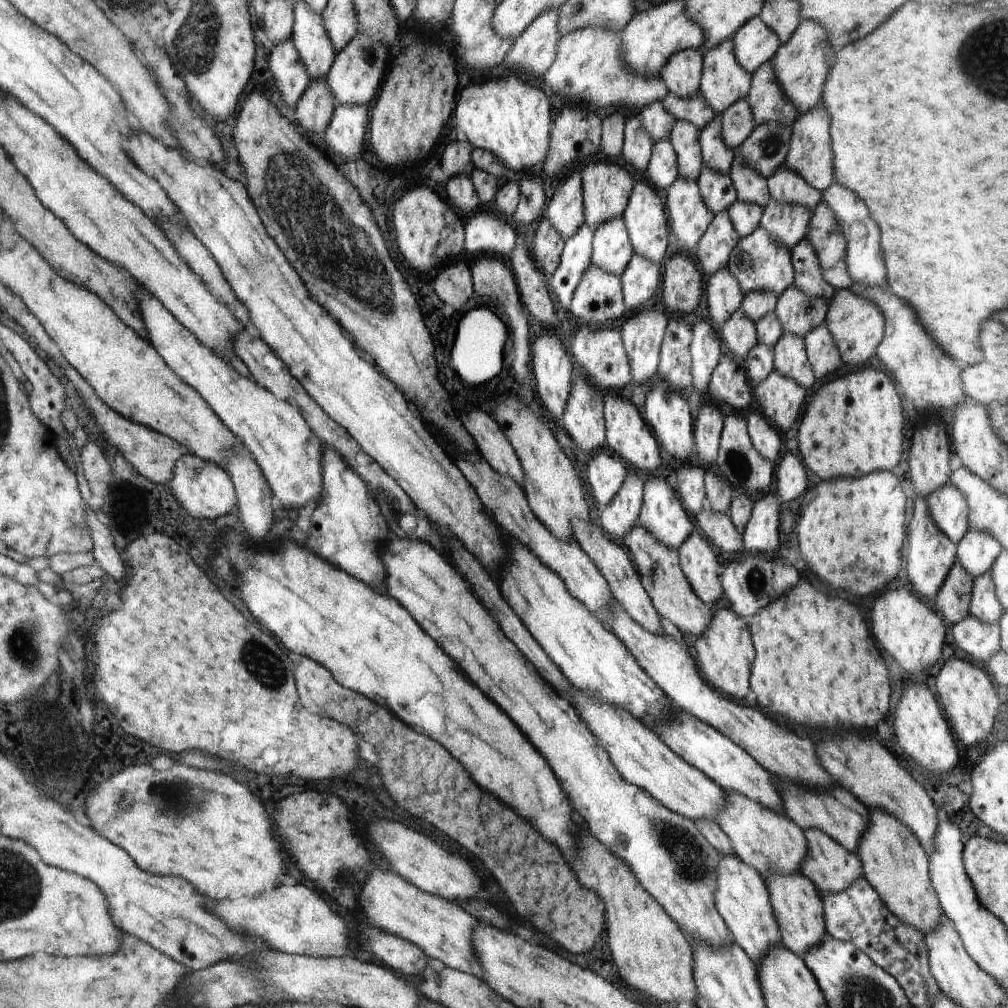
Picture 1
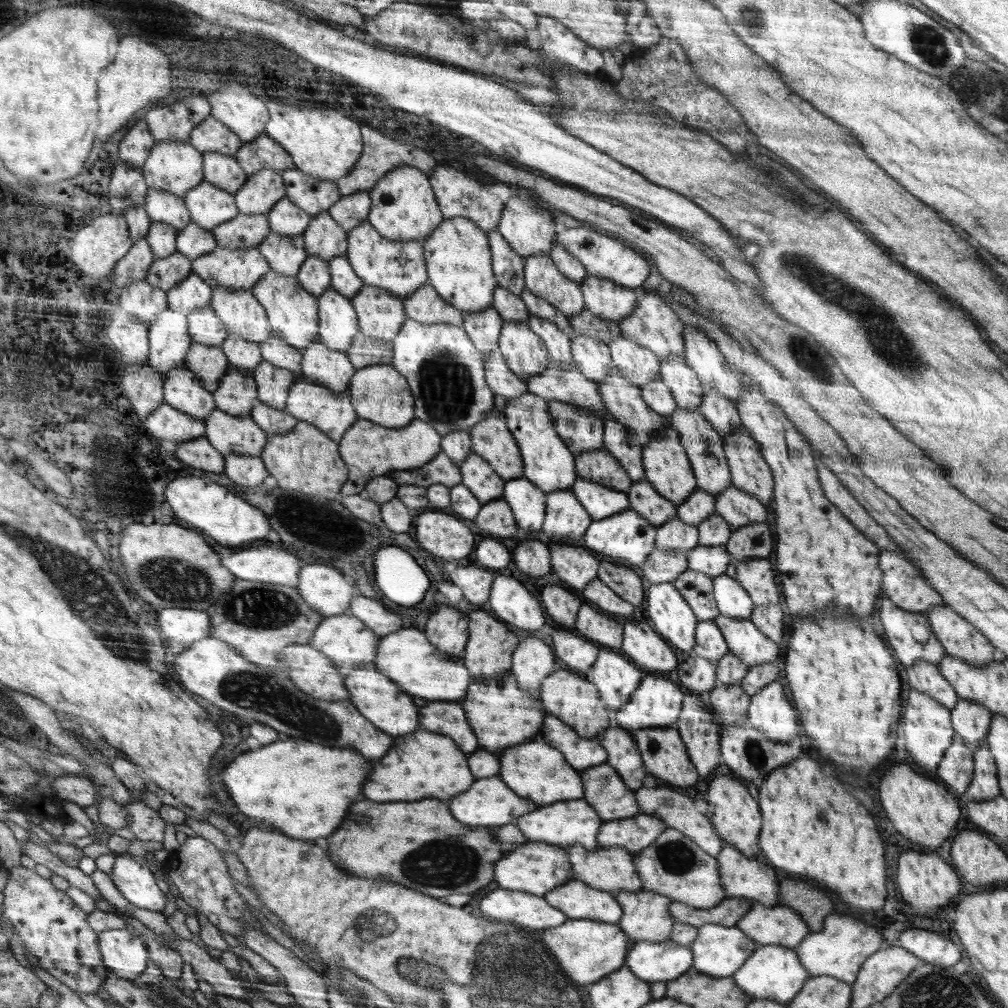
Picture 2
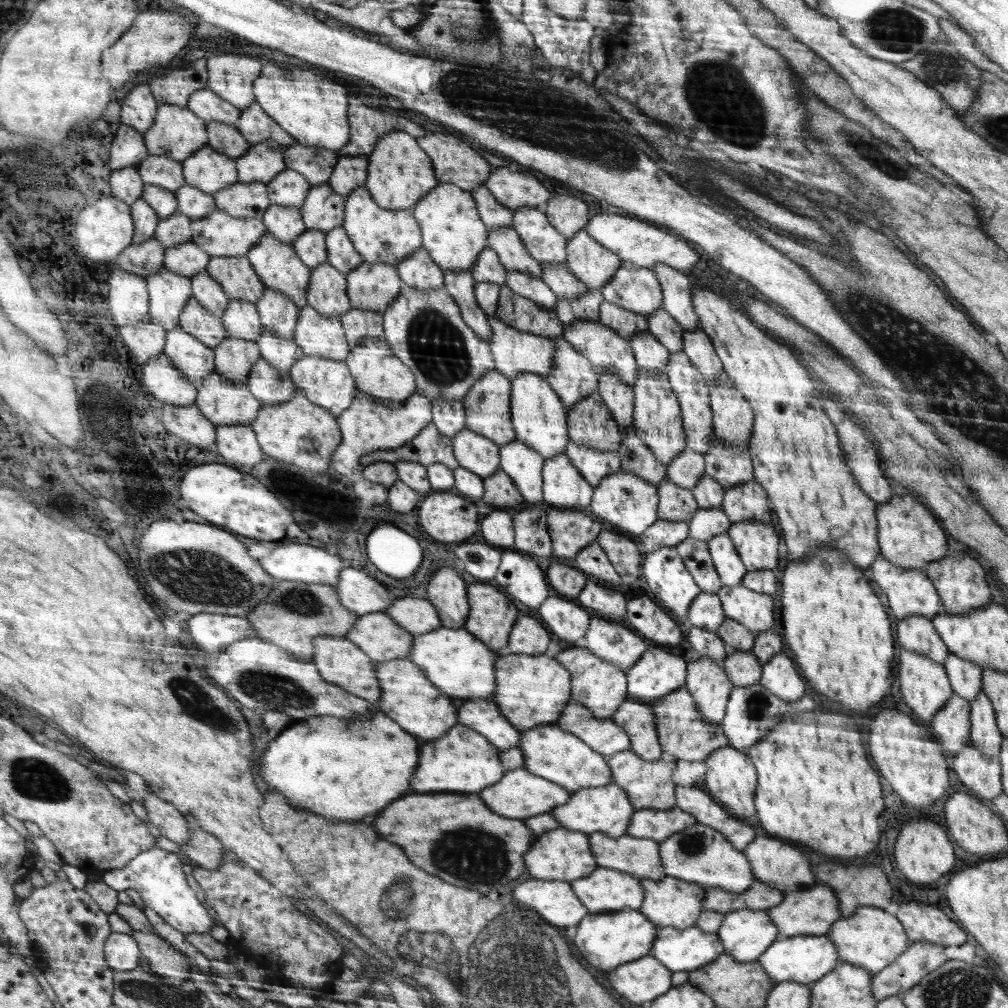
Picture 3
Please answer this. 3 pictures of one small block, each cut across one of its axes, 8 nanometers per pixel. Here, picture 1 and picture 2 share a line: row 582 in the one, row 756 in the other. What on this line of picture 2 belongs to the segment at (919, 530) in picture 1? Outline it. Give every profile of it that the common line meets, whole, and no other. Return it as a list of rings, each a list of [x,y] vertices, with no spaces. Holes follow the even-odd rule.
[[[909,688],[906,710],[903,714],[904,720],[902,721],[906,724],[904,740],[906,740],[906,748],[910,752],[910,757],[922,769],[936,773],[946,750],[952,746],[953,736],[956,733],[952,723],[952,712],[928,693]]]

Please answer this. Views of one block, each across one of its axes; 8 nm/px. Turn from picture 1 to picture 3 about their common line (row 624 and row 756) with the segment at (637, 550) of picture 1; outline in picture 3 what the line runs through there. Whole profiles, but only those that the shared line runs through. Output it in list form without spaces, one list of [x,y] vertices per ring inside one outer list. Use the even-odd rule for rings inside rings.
[[[682,687],[664,698],[657,699],[653,706],[656,711],[656,725],[662,749],[674,756],[676,761],[703,762],[714,752],[728,746],[729,739],[723,726],[714,726],[703,719],[697,703],[689,689]]]

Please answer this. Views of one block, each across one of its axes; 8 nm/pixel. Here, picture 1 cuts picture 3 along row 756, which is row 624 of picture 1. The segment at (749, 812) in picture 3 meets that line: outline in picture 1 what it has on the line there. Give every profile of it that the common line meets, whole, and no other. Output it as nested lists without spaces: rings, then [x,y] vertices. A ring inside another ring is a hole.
[[[720,608],[714,613],[714,620],[706,630],[706,634],[698,638],[695,645],[704,678],[708,680],[710,686],[716,686],[718,691],[732,698],[746,698],[750,666],[753,666],[756,660],[756,651],[747,620],[732,612],[730,608]]]

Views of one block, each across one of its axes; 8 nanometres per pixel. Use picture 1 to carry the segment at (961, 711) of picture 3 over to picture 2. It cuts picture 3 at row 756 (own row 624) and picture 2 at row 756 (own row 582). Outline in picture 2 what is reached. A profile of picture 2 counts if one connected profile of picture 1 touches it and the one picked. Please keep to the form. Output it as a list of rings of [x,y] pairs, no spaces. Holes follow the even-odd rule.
[[[961,736],[954,741],[954,748],[946,752],[946,760],[941,760],[936,773],[944,783],[949,784],[956,792],[963,794],[968,788],[974,774],[974,754],[966,748]]]

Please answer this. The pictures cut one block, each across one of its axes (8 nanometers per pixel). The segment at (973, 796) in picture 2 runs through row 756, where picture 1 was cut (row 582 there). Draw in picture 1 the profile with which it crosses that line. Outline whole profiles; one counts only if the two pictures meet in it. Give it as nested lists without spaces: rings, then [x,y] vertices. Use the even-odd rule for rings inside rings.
[[[990,573],[982,574],[973,584],[972,615],[984,624],[999,624],[1003,610],[996,598]]]

